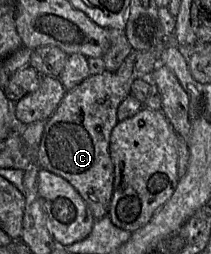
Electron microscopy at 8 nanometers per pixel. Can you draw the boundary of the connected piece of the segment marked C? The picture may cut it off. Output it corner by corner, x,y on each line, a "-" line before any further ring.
163,49
132,50
116,71
104,70
102,73
90,75
66,92
57,109
45,122
38,146
37,165
67,180
81,195
95,219
103,218
108,214
113,194
114,165
109,153
109,141
112,129
118,123
117,109
120,103
131,94
131,86
136,79
151,76
159,64

